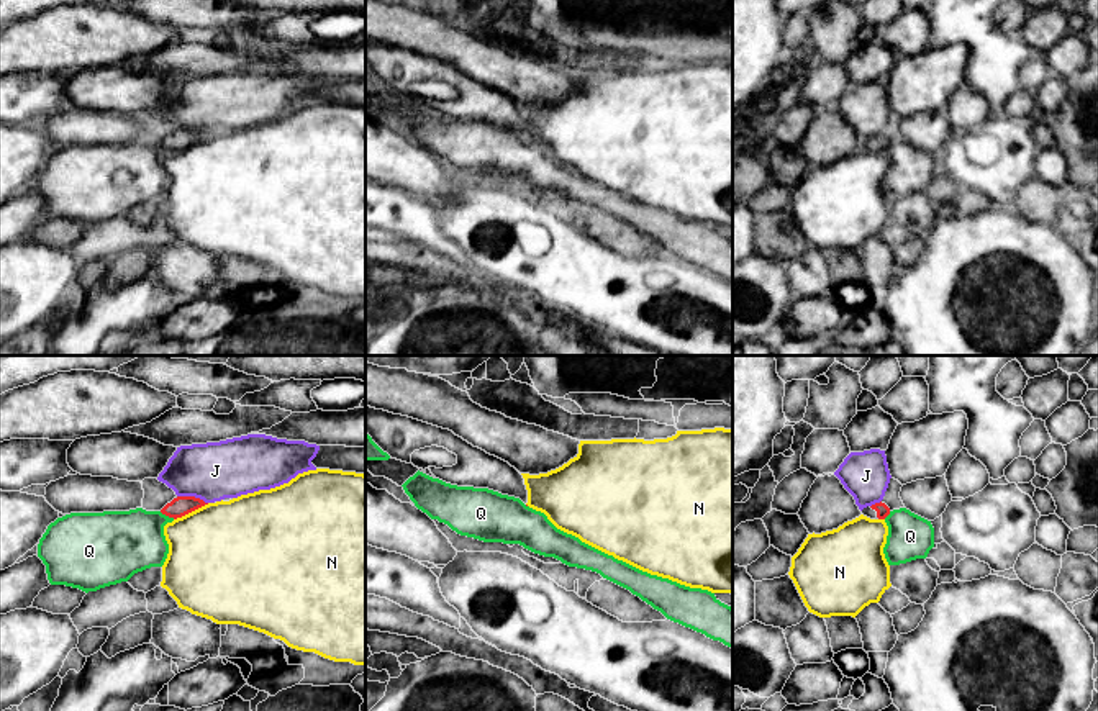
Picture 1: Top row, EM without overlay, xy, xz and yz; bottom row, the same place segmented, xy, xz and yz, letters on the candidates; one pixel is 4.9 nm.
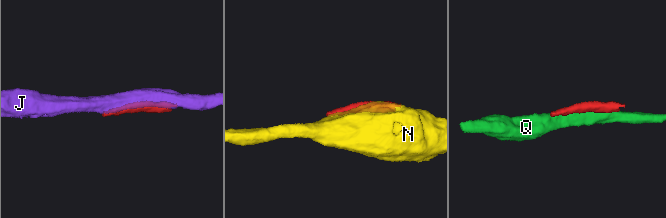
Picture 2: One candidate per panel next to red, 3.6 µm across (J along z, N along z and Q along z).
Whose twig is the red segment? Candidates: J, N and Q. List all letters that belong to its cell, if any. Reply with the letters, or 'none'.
none

